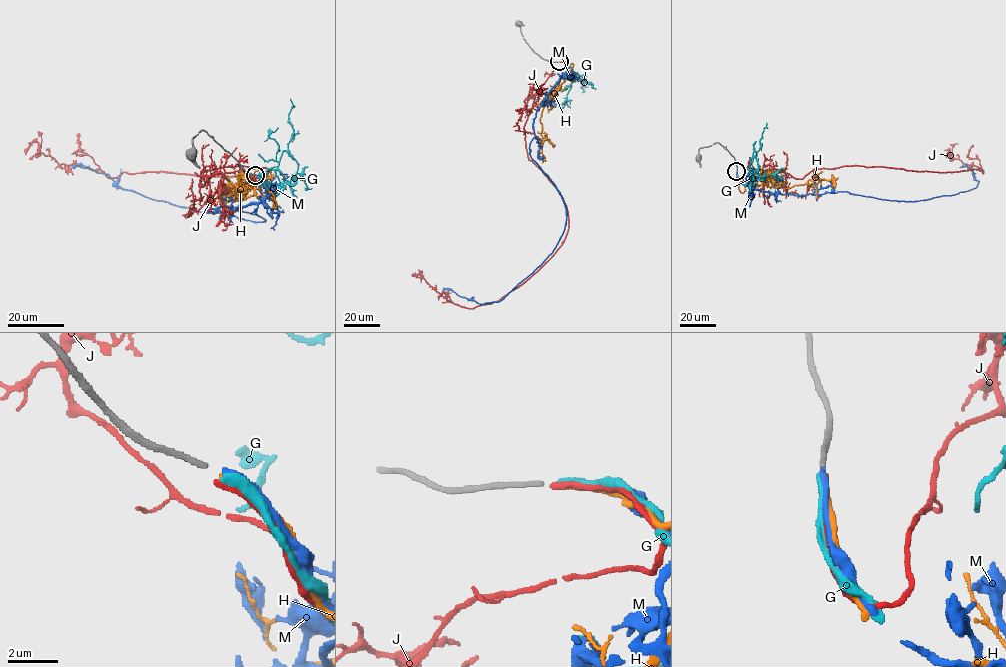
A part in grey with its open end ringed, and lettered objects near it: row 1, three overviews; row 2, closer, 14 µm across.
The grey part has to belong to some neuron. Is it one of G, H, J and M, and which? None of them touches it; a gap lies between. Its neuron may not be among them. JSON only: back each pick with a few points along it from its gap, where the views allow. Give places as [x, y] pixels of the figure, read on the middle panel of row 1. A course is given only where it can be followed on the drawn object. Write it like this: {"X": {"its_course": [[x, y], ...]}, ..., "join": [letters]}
{"M": {"its_course": [[560, 62], [568, 72], [537, 111], [529, 147], [565, 205], [562, 235], [499, 301], [480, 303], [442, 291]]}, "join": ["M"]}

